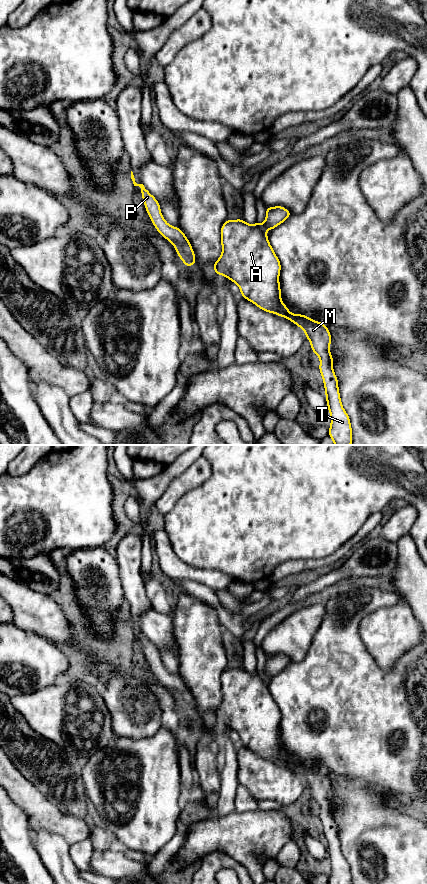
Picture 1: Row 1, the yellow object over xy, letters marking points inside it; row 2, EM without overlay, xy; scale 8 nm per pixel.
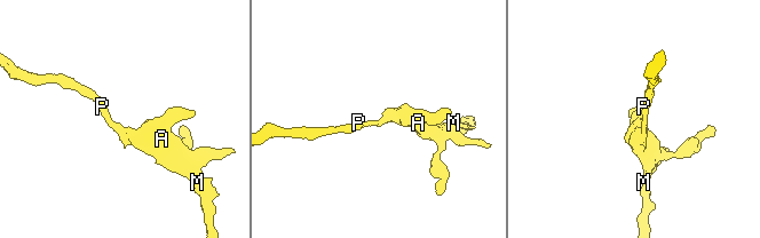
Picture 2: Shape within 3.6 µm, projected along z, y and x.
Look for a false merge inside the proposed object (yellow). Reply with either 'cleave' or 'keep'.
keep

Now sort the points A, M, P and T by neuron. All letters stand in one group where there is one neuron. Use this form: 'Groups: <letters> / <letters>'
Groups: A M P T

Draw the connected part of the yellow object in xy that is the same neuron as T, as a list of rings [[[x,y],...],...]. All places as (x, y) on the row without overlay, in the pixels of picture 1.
[[[283,654],[266,655],[264,672],[257,669],[254,673],[247,672],[243,667],[226,668],[221,675],[222,703],[214,711],[213,718],[218,723],[223,723],[235,730],[241,739],[241,745],[249,748],[261,758],[284,765],[305,779],[306,786],[311,791],[311,798],[320,806],[319,819],[322,823],[328,858],[331,864],[329,884],[352,884],[350,866],[341,852],[338,837],[338,827],[333,819],[333,805],[329,799],[331,781],[324,770],[316,770],[302,762],[292,762],[281,749],[279,722],[281,712],[268,689],[266,677],[273,678],[283,671],[291,660]]]

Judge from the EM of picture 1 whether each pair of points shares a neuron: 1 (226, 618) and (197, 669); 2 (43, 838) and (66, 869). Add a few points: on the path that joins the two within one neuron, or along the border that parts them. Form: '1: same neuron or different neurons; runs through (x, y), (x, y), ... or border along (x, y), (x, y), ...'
1: different neurons; border along (207, 604), (216, 611), (221, 624)
2: same neuron; runs through (49, 846), (54, 851), (58, 861)

